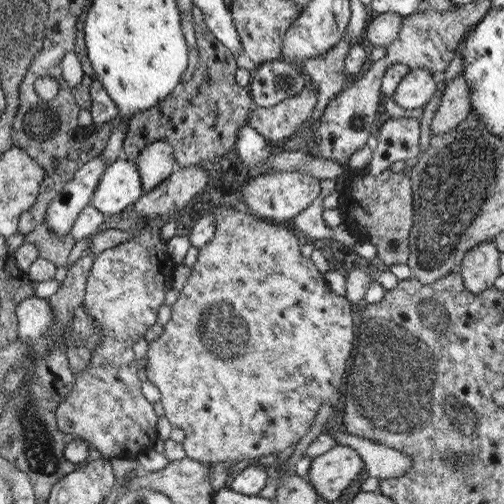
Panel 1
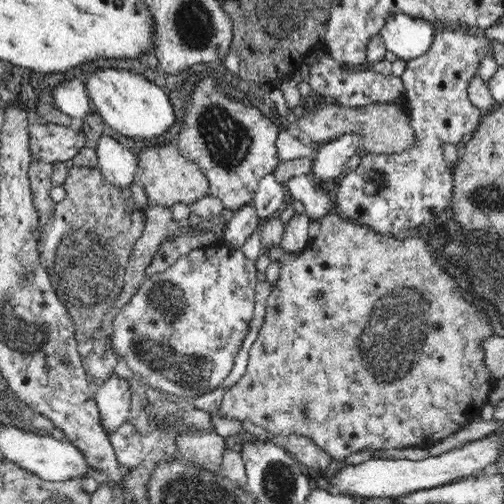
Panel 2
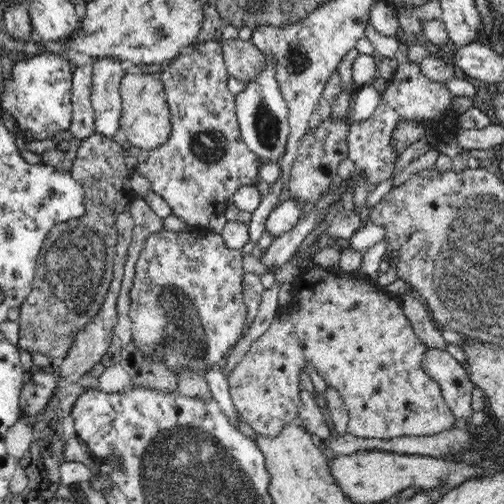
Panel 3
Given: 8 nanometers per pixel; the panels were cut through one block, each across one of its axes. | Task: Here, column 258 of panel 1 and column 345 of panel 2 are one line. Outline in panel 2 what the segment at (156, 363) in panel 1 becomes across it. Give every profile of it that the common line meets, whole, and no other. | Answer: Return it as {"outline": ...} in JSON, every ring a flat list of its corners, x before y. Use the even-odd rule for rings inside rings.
{"outline":[[336,214,326,216,320,222,320,234,314,240,310,240,310,244,302,252,288,254,282,250,282,246,268,250,268,258,280,262,280,278,268,296,266,320,262,324,260,336,252,344,248,370,224,394,220,414,240,422,250,420,254,426,260,426,272,436,310,438,318,448,326,450,336,462,342,462,348,456,368,448,430,448,446,440,450,434,456,434,462,428,466,428,480,416,496,384,496,376,492,376,492,370,488,368,488,356,484,352,484,340,492,338,492,324,488,322,488,318,482,312,478,312,474,304,462,300,462,296,456,290,456,280,448,272,444,272,444,268,436,262,430,246,424,240,414,236,410,236,408,240,390,238,368,226,360,226,358,222]]}

